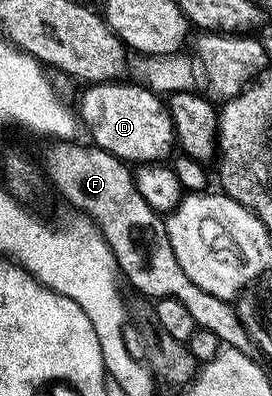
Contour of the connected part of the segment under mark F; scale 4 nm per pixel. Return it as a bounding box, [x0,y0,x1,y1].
[44,140,255,355]

